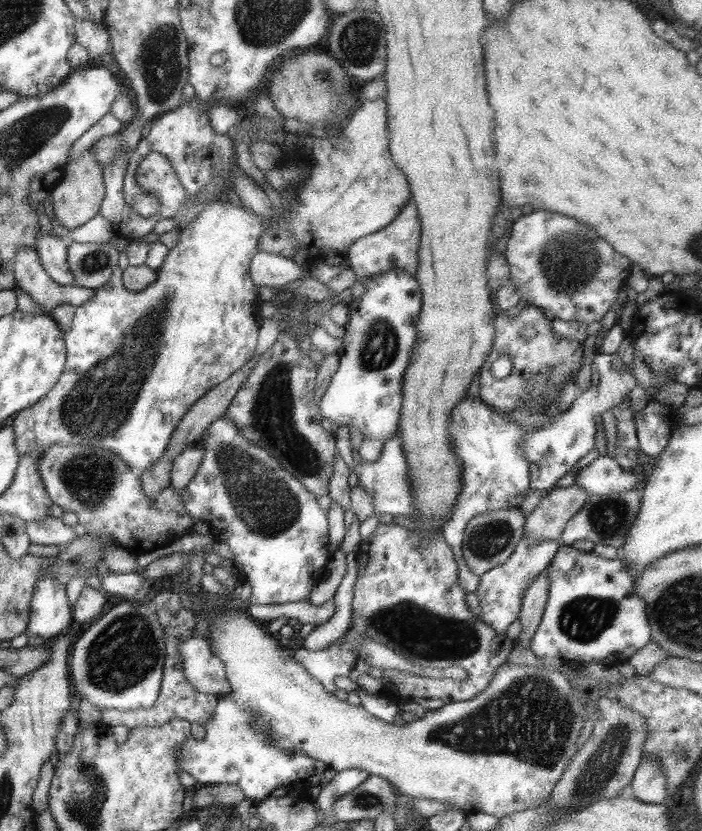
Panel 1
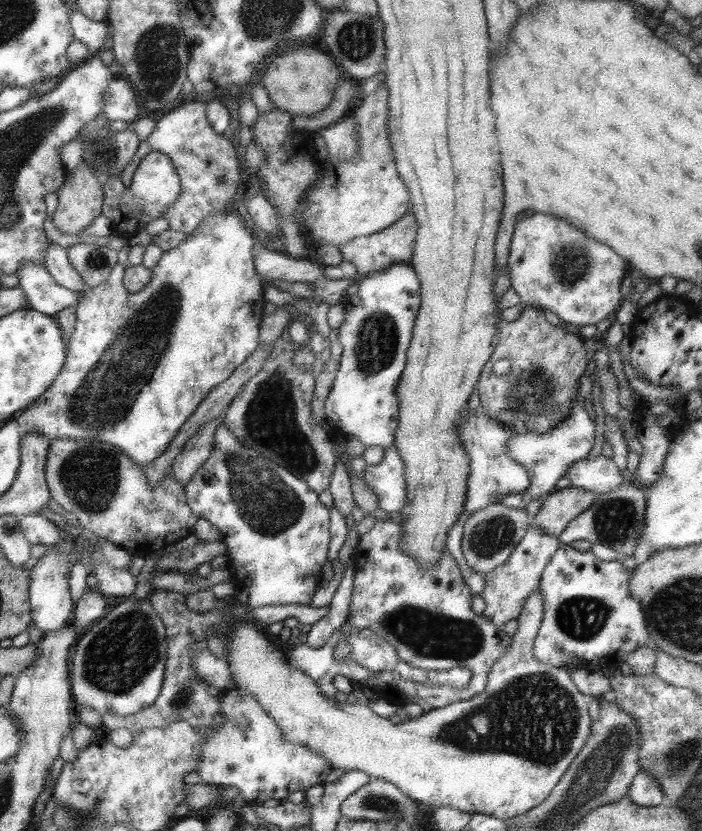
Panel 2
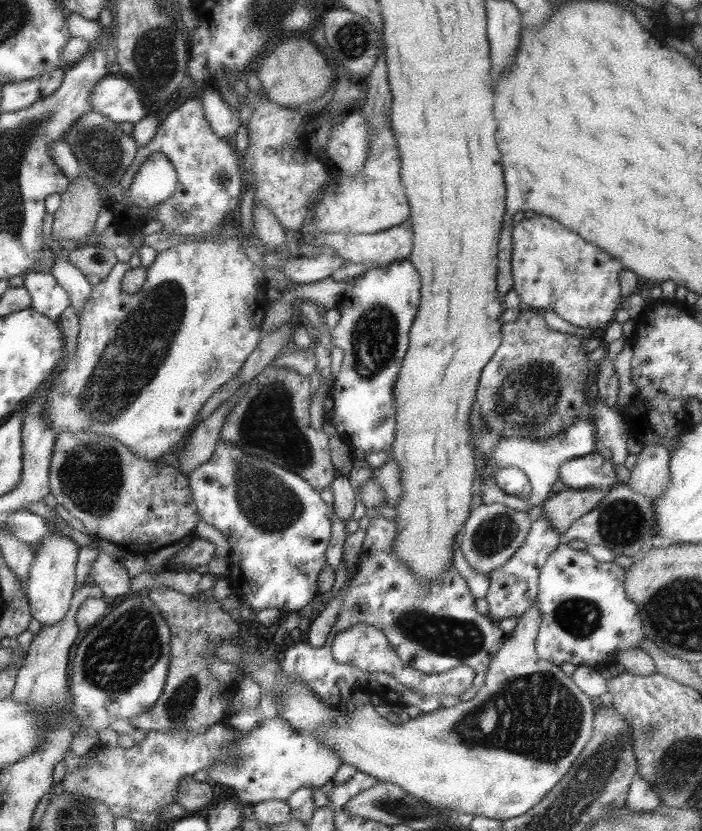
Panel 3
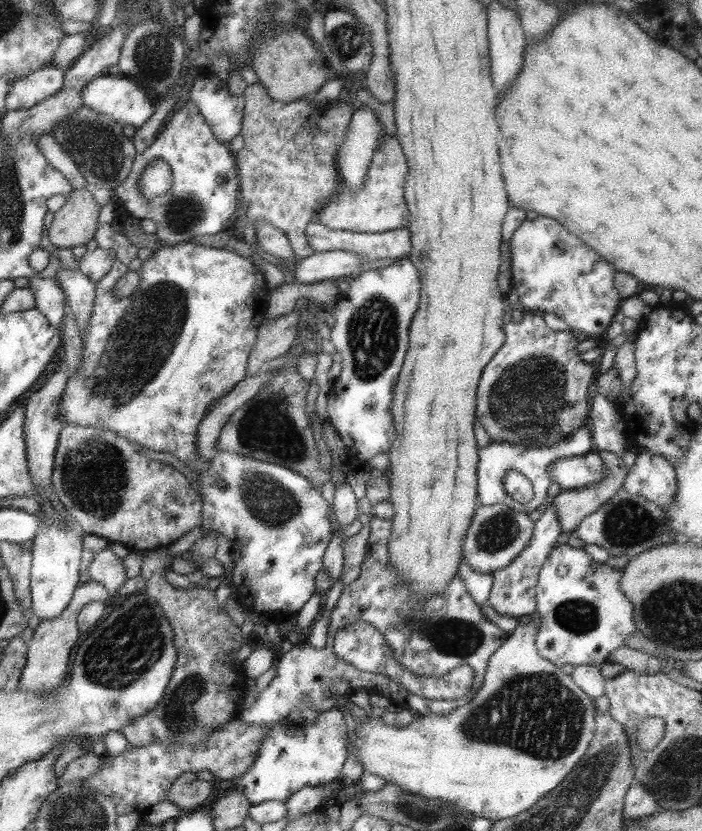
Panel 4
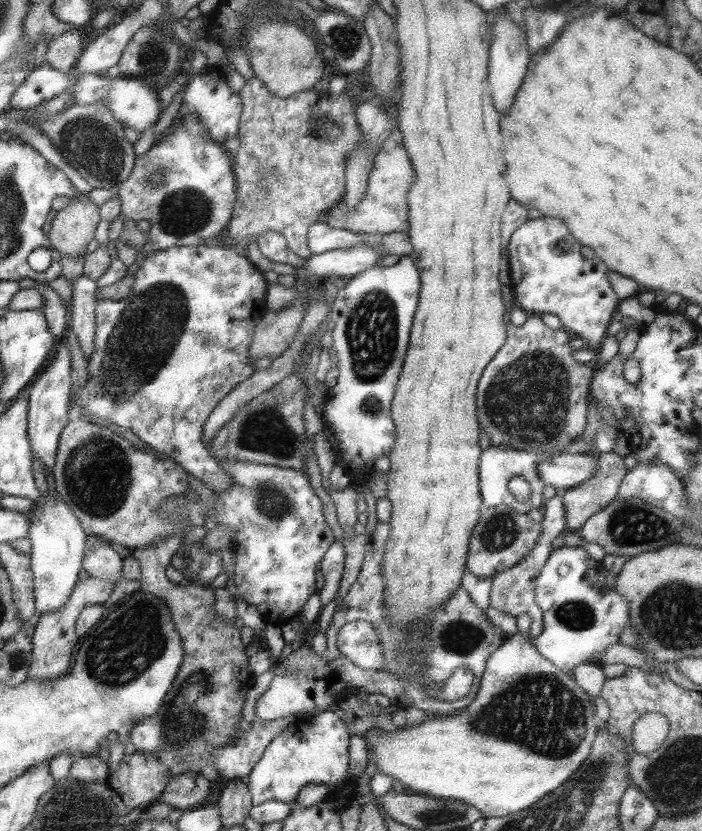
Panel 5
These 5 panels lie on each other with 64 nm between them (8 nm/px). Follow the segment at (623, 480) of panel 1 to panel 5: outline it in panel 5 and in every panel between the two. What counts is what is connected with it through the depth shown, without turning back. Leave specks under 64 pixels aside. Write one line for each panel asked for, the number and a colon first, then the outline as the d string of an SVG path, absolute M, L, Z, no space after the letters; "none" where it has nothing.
2: M607 456L577 460L565 470L565 478L571 482L573 488L593 492L597 496L609 494L627 484L623 482L621 470Z
3: M599 452L563 462L557 476L567 490L611 490L615 486L613 464Z
4: M587 452L583 456L569 456L551 462L547 466L547 474L551 484L557 484L561 492L569 492L603 480L605 468L597 452Z
5: M553 454L541 460L535 468L545 486L553 486L559 494L583 484L597 470L597 454Z

